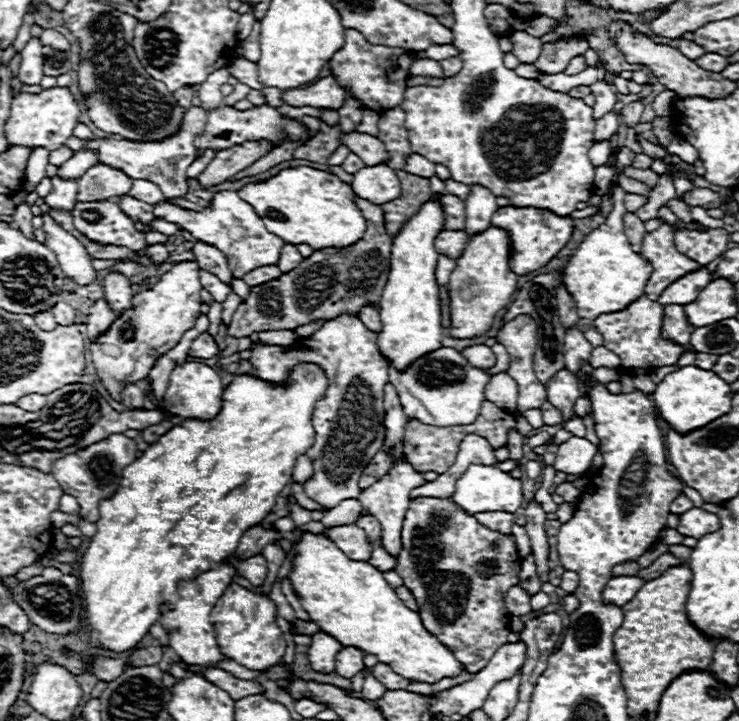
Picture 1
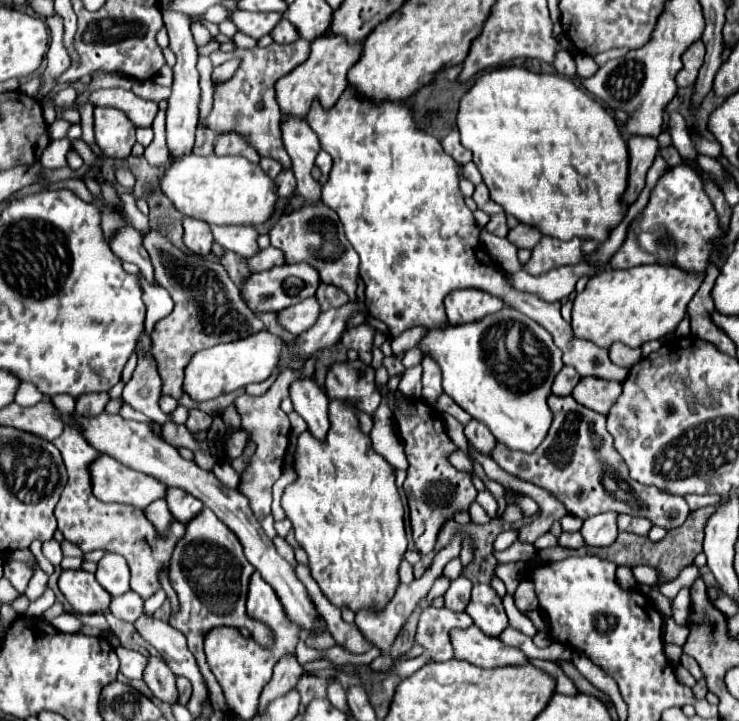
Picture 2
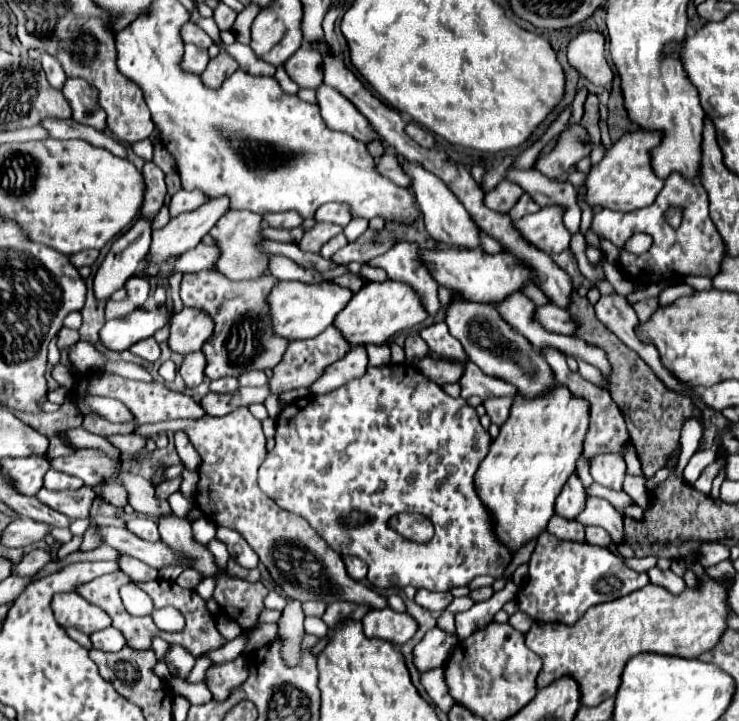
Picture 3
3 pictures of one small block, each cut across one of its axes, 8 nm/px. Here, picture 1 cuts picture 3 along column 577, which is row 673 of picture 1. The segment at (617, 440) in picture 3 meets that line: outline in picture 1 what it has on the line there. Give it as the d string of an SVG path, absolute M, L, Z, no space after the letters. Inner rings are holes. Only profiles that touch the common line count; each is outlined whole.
M376 664L372 666L372 674L380 674L380 682L388 688L388 690L404 690L410 680L402 678L402 676L396 676L386 664Z

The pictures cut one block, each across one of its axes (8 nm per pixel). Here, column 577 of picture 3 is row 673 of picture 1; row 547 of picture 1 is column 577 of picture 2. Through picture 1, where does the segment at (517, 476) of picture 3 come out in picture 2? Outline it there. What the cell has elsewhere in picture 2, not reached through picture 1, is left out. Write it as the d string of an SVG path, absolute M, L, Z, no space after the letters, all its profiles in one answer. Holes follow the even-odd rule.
M640 264L626 270L606 268L592 276L584 292L574 300L574 336L592 340L602 348L608 348L616 340L638 348L642 342L668 336L686 316L686 306L698 292L702 280L704 272L686 272L678 266L664 264Z

